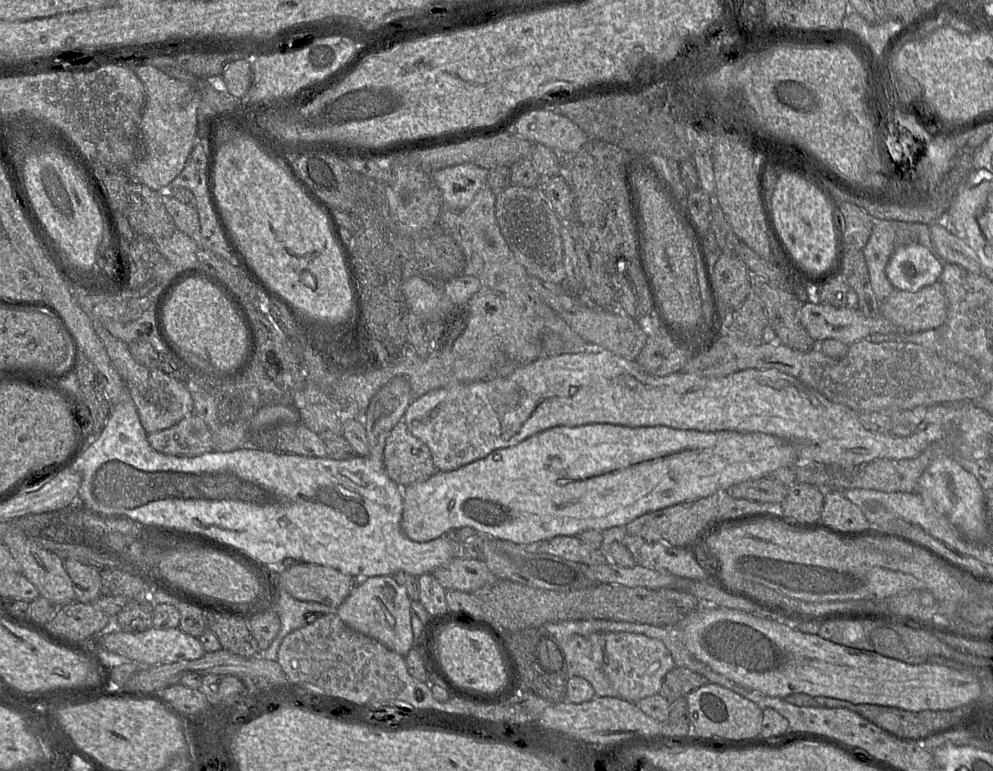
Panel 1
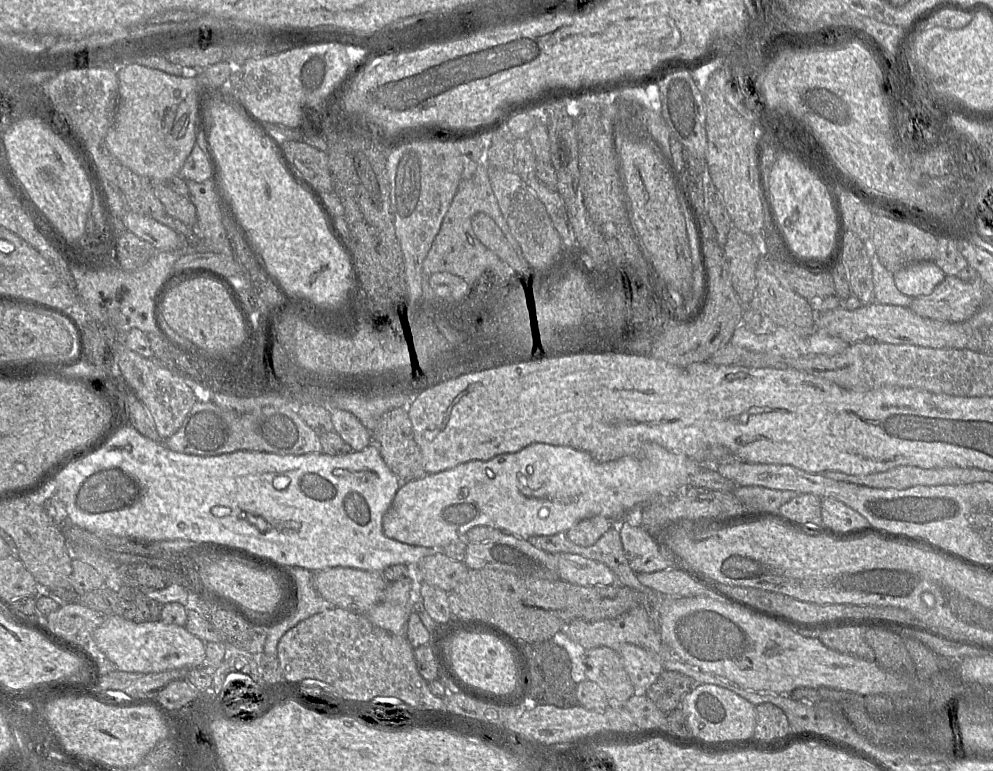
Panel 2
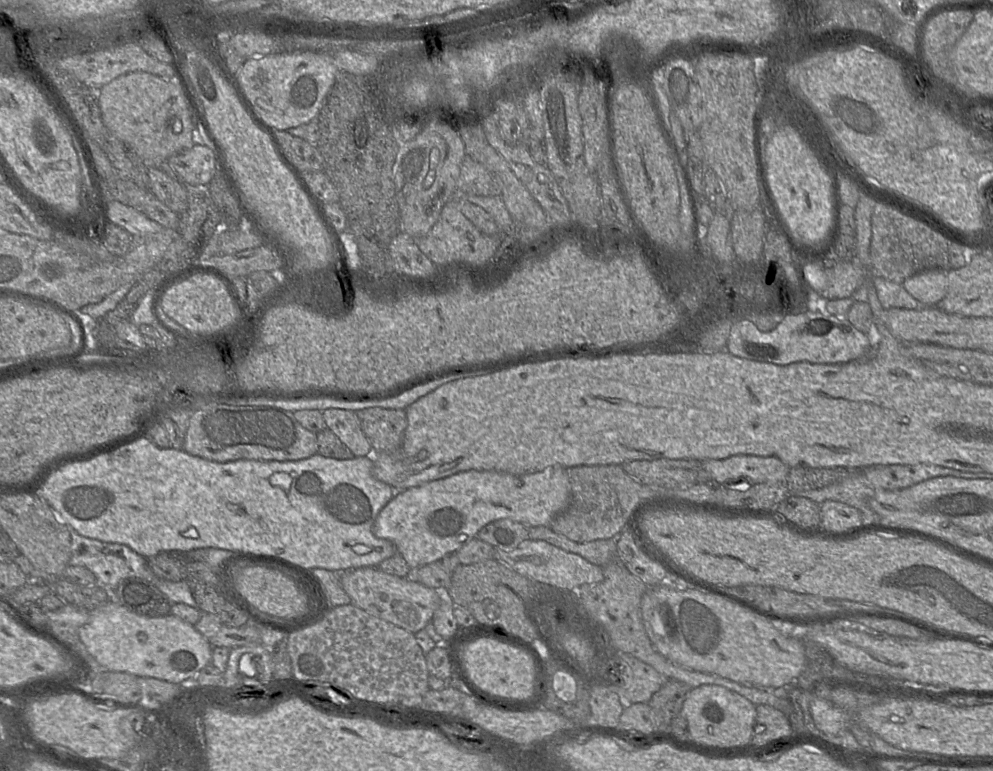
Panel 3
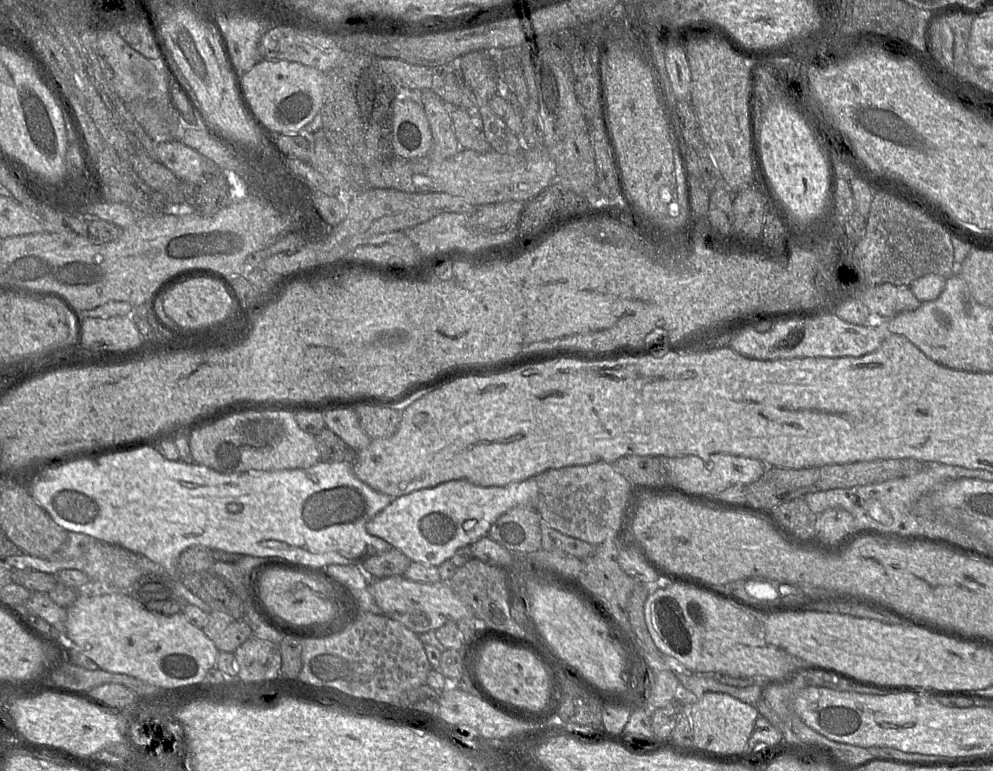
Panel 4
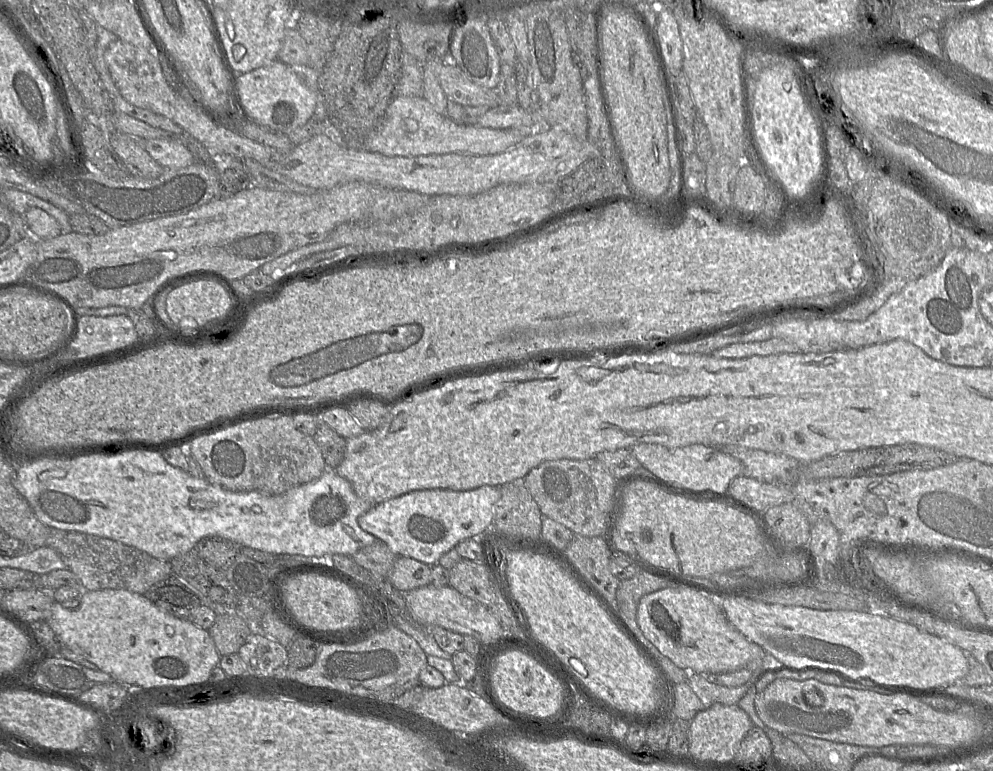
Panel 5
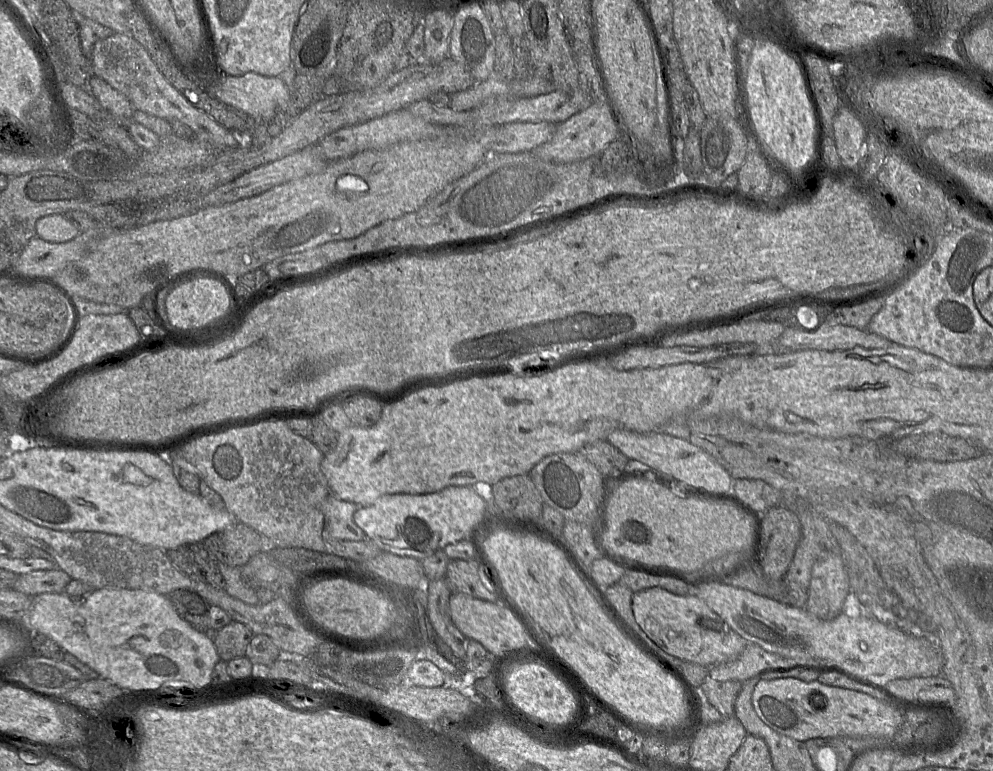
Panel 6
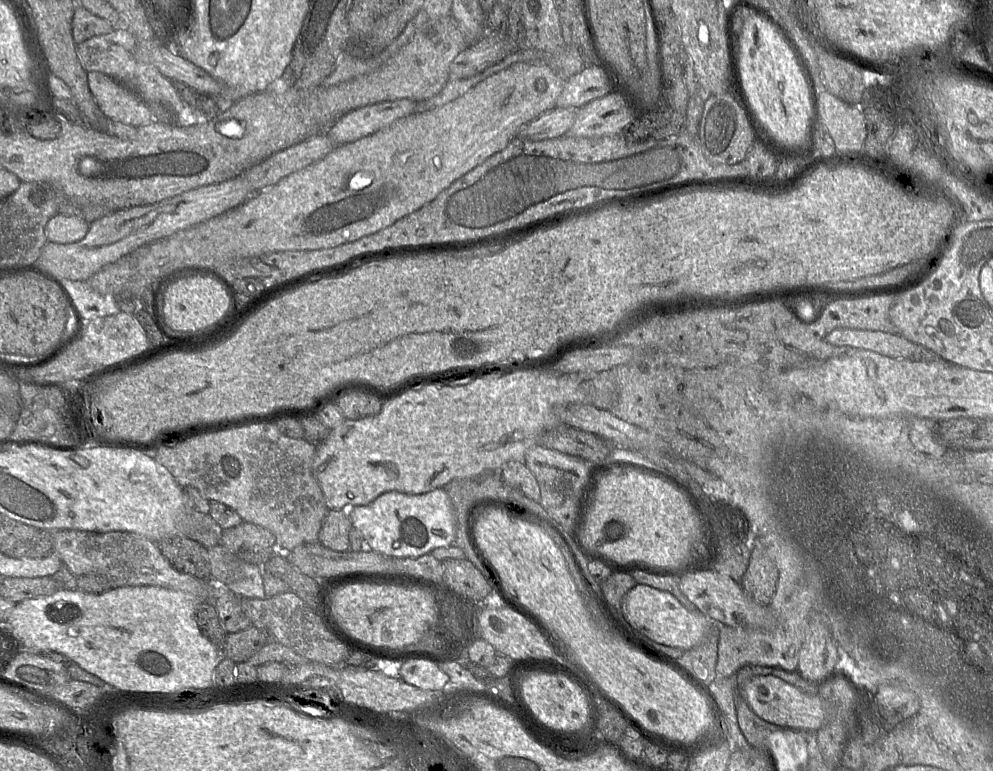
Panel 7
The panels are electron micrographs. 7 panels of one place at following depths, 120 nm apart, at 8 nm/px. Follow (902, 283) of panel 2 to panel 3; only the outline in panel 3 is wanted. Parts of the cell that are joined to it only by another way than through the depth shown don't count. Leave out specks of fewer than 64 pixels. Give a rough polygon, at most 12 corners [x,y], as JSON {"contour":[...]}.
{"contour":[[921,271],[902,286],[922,306],[947,294],[947,273]]}

